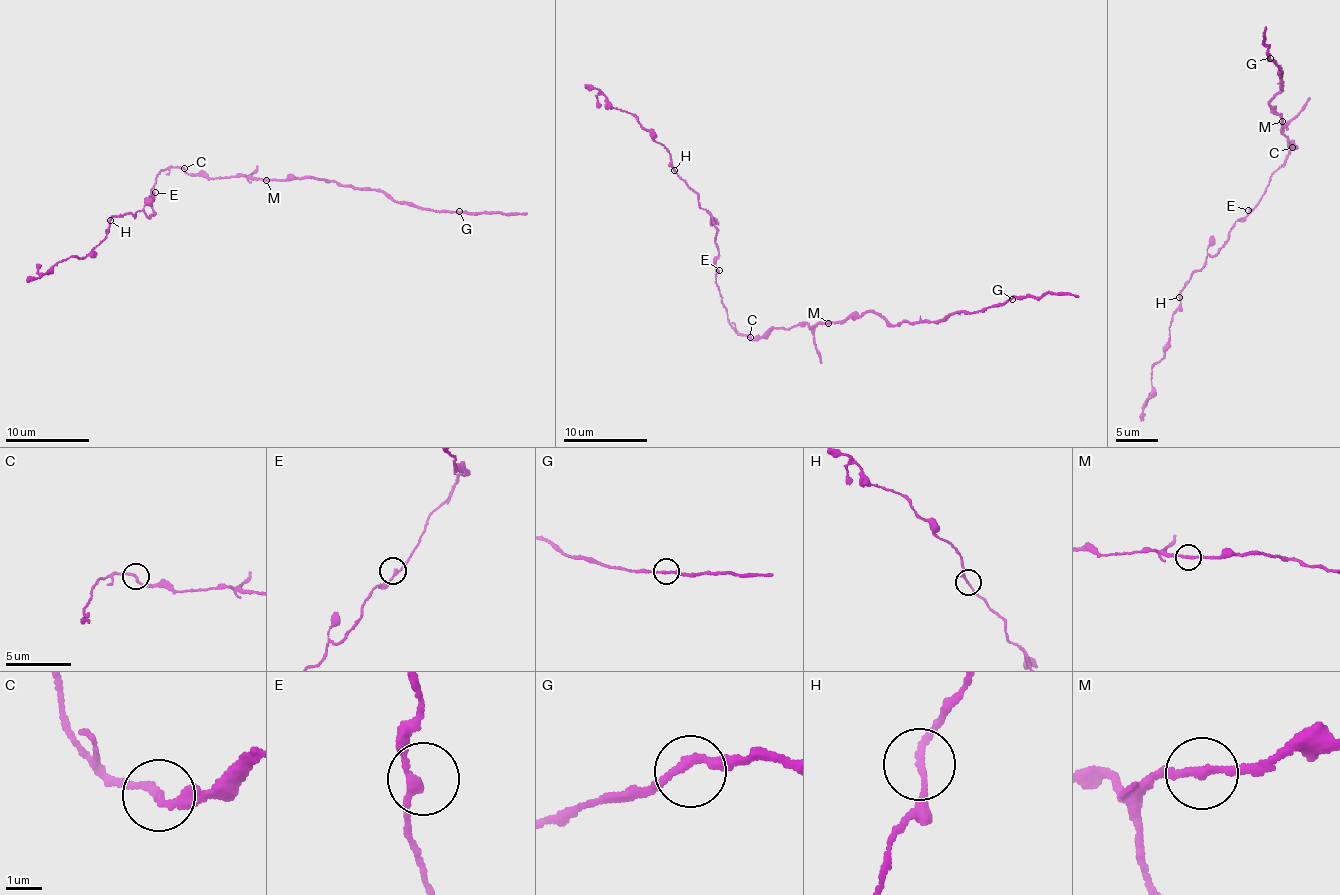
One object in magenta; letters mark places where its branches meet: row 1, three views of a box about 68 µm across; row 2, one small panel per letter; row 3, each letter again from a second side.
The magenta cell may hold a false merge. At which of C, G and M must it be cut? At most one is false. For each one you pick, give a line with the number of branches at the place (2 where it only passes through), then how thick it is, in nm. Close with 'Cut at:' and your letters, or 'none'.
Cut at: none

